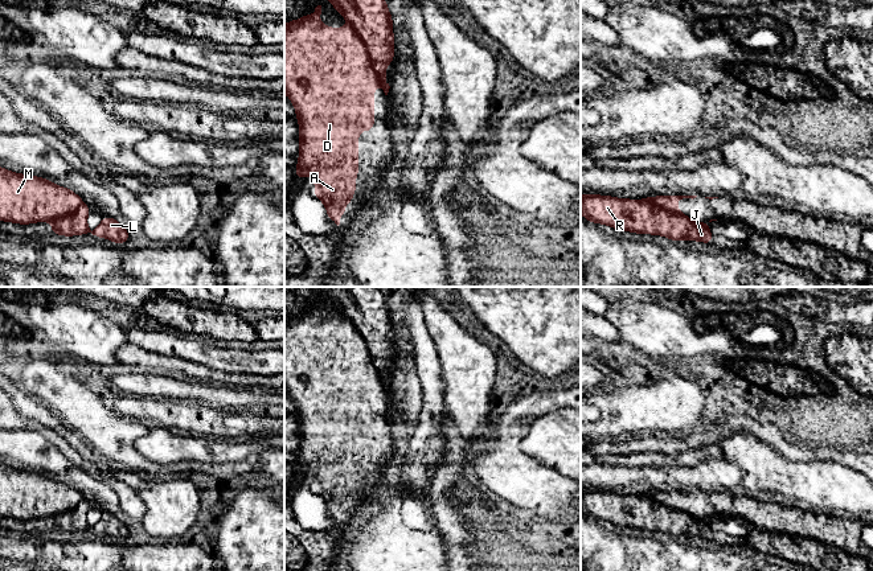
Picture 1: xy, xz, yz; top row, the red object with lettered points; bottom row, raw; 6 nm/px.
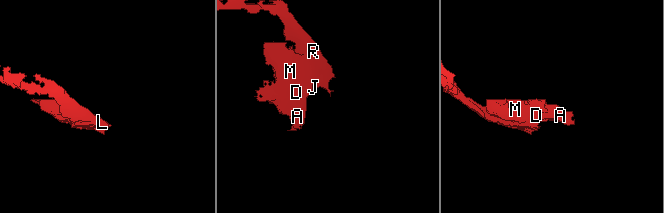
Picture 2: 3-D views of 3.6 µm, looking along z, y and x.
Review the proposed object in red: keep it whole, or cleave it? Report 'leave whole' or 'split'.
split

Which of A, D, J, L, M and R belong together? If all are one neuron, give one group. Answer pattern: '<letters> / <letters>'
A D M / J L R

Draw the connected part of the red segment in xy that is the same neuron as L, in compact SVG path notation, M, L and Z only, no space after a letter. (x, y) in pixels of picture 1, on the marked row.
M83 202L74 213L52 221L52 234L73 237L91 233L97 238L106 238L118 245L130 239L131 234L114 217L103 217L98 227L90 231L86 221L90 210Z

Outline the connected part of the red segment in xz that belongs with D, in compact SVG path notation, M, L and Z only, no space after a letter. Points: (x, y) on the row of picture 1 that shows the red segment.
M321 5L313 15L304 15L299 20L284 24L284 94L294 104L299 123L299 159L295 177L302 180L312 176L315 180L313 194L320 200L328 219L340 225L345 214L345 204L353 202L356 177L358 174L358 132L374 130L374 86L381 86L374 71L369 53L353 26L329 28L323 25L319 16Z

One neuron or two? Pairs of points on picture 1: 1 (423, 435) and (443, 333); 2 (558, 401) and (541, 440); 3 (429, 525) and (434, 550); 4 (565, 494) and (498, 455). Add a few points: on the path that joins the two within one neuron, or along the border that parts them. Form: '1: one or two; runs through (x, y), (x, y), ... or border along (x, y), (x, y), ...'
1: two; border along (426, 327), (439, 361), (443, 386)
2: two; border along (566, 406), (536, 415), (527, 424)
3: one; runs through (429, 532), (429, 543)
4: one; runs through (548, 494), (527, 484), (515, 472)

